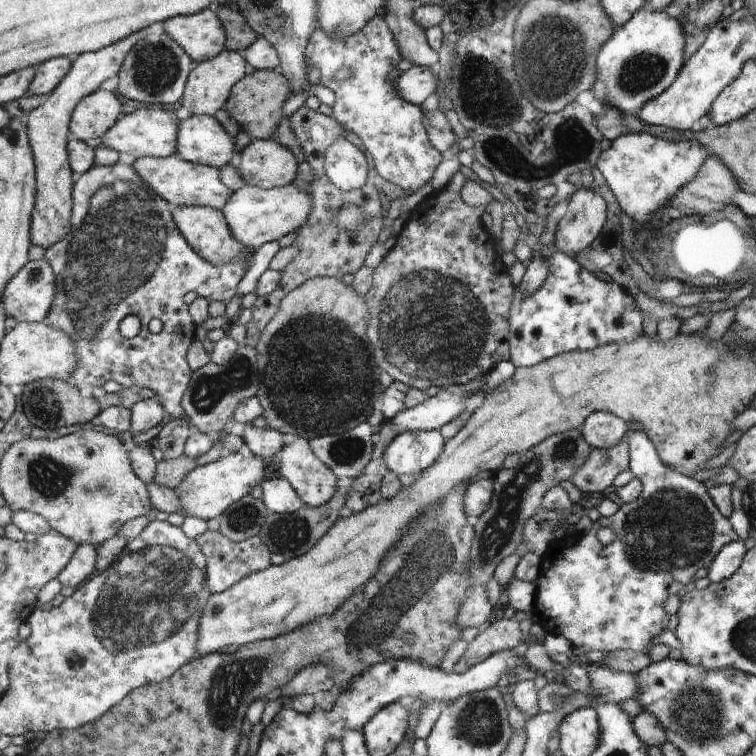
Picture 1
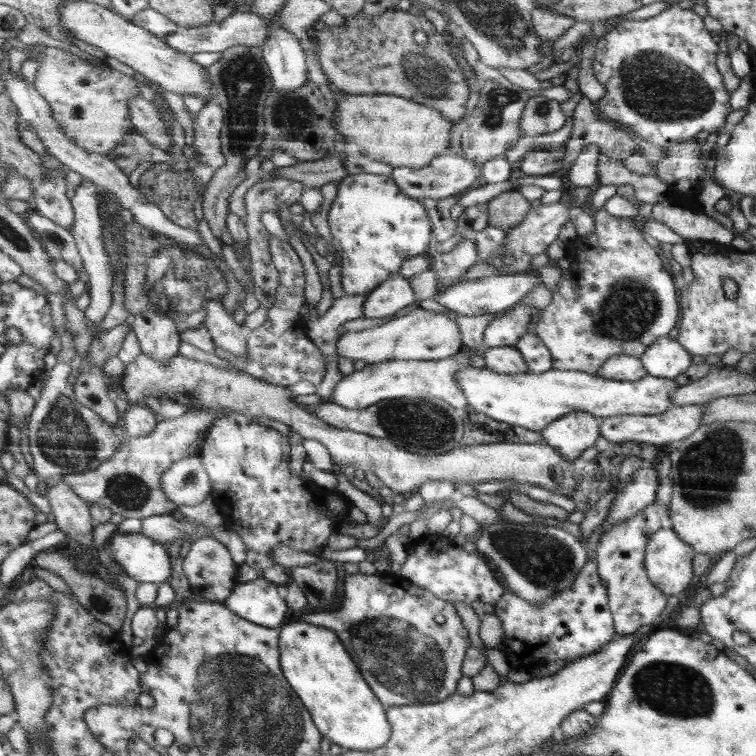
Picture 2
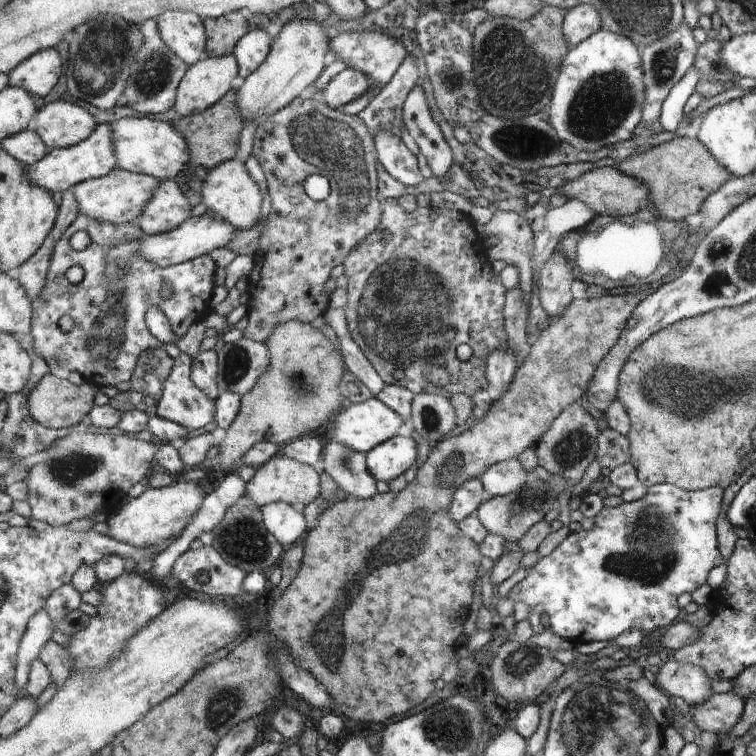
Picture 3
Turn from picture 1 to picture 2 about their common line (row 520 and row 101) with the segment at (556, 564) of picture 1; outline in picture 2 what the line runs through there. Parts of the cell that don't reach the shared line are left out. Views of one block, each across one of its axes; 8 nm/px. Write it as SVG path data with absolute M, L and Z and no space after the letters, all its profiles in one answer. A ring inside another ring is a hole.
M672 4L658 15L645 20L632 19L619 22L615 27L612 27L609 32L598 39L592 72L594 73L596 80L599 80L600 84L604 85L606 94L604 94L593 107L596 107L596 110L600 115L609 118L612 121L616 121L617 123L622 123L625 127L630 127L634 134L642 137L642 139L648 141L650 144L658 146L666 146L671 142L689 141L694 139L696 134L702 132L702 130L707 130L709 133L715 132L717 134L720 131L725 131L726 117L732 111L729 102L730 92L725 87L724 76L721 75L721 71L716 70L718 44L712 40L710 33L711 32L706 32L704 22L702 22L702 18L700 18L698 14L694 14L691 8L682 9L678 4Z

